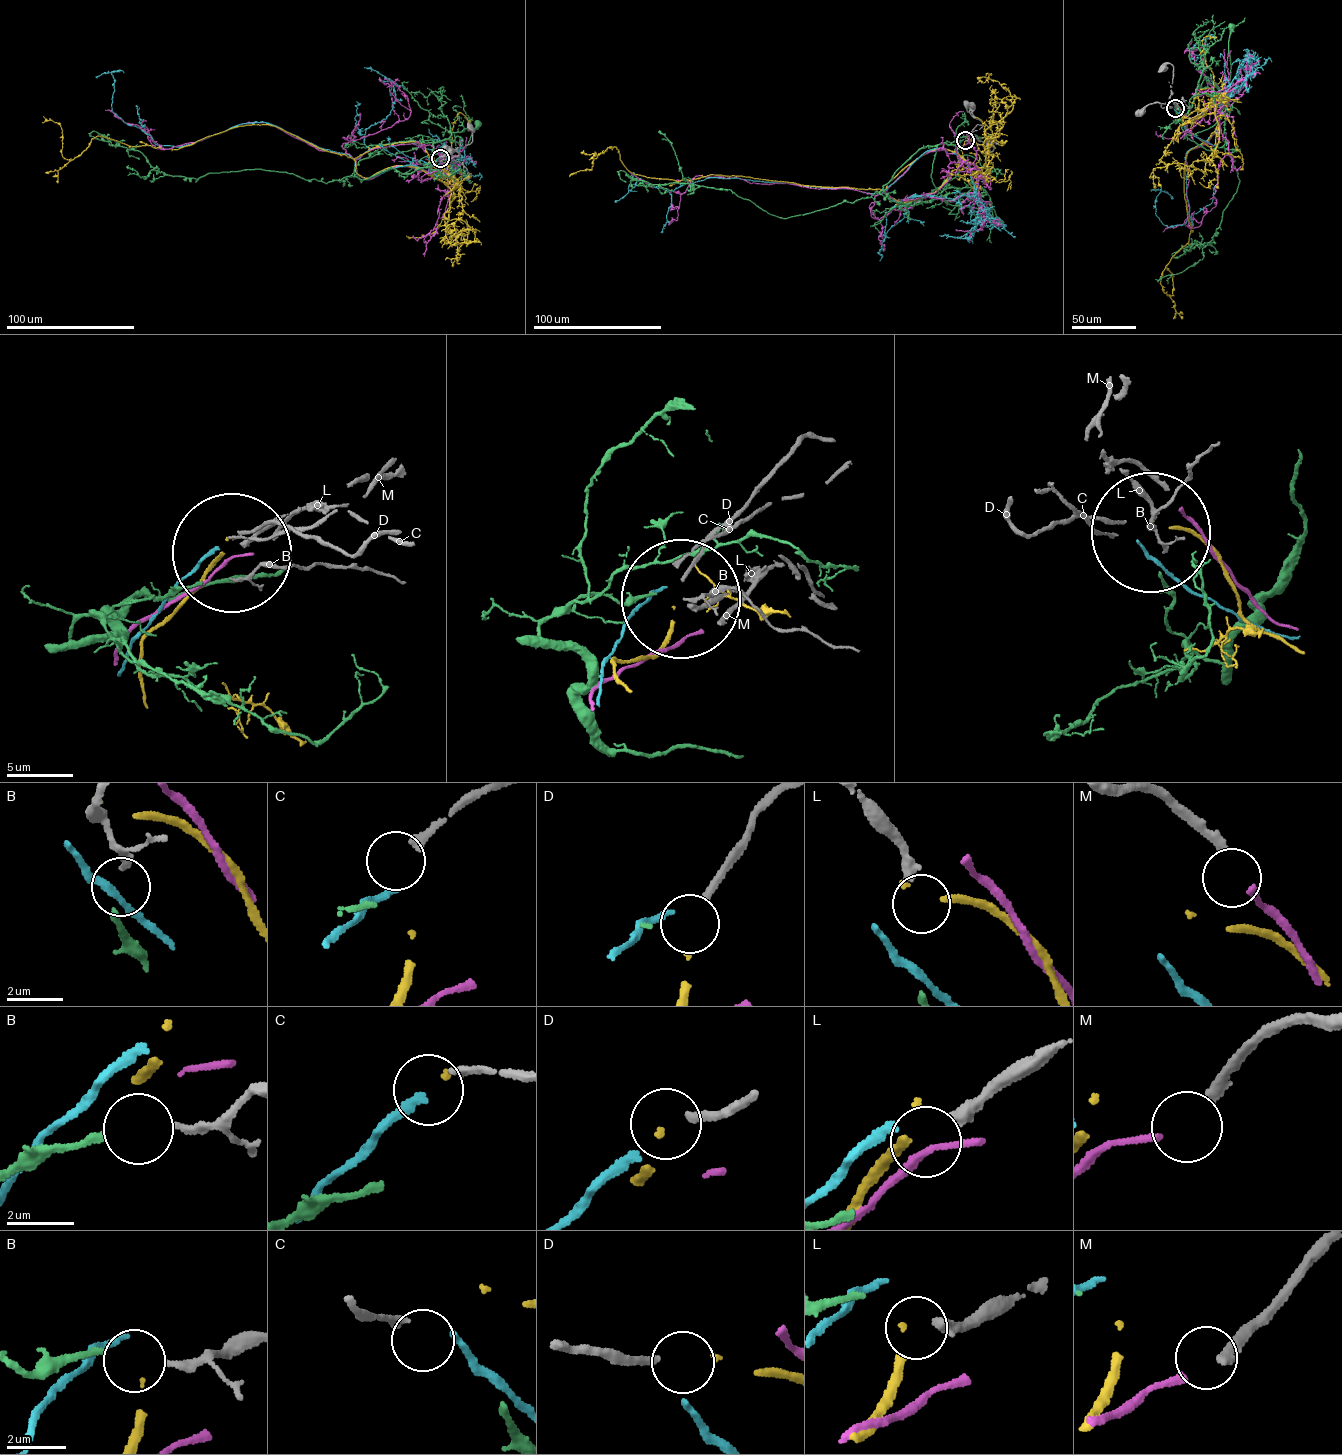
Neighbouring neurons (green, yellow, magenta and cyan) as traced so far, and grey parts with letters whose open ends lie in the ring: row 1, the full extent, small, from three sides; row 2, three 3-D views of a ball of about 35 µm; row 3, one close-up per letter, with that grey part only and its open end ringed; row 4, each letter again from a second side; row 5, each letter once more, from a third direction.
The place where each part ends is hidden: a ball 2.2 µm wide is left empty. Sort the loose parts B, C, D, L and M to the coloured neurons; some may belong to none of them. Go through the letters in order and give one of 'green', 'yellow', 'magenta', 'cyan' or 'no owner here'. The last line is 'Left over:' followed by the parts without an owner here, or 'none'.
B: green
C: cyan
D: yellow
L: no owner here
M: magenta
Left over: L

